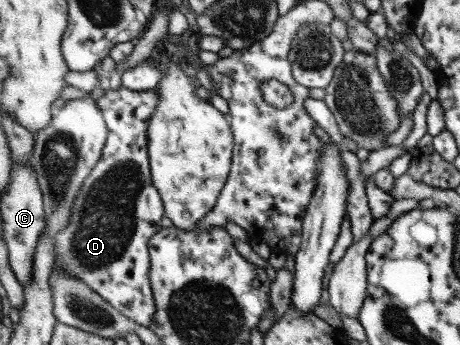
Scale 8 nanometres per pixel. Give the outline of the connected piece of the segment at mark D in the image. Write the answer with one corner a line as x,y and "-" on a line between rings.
121,86
98,100
109,135
103,157
87,178
72,208
70,223
57,235
58,264
85,281
126,317
148,326
156,313
151,286
151,237
163,227
163,197
153,181
148,144
148,122
160,104
158,91
136,91

